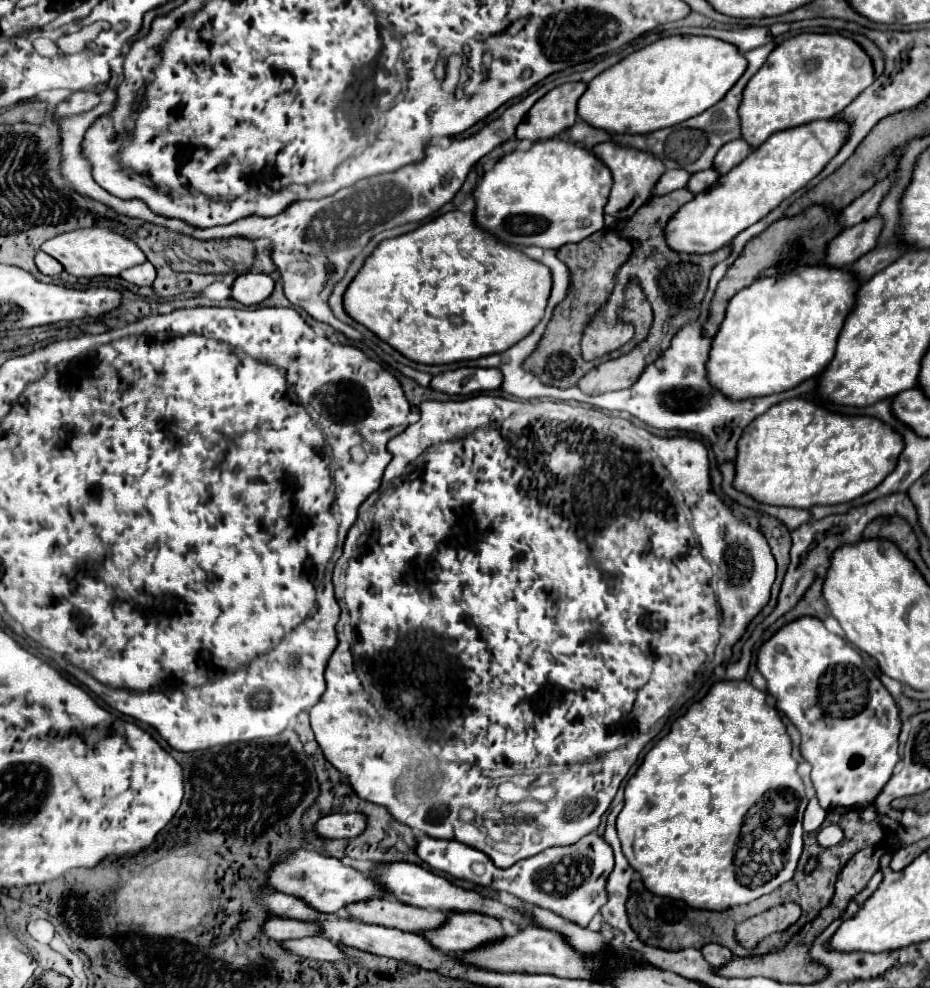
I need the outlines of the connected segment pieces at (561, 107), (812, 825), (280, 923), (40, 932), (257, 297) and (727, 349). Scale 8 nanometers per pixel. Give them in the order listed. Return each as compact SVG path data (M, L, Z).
M561 84L547 92L539 102L533 104L527 118L519 124L515 136L517 140L547 140L555 138L561 130L573 126L577 114L575 106L579 96L585 92L587 84Z
M809 802L811 806L807 806L807 812L805 812L805 818L803 818L803 824L805 824L805 830L811 832L811 830L817 830L821 828L827 812L825 810L817 810L817 802Z
M271 916L263 924L263 932L271 940L291 940L291 938L317 936L319 934L319 928L315 924L309 924L309 922L299 922L299 920Z
M31 920L27 924L27 932L37 940L37 942L43 942L43 944L49 944L51 938L53 938L53 924L49 920Z
M247 272L237 276L231 286L231 298L243 306L255 306L273 292L273 280L263 272Z
M823 264L799 266L789 274L761 278L749 288L743 288L731 298L731 304L727 304L727 316L711 342L707 360L707 378L711 380L711 386L729 400L749 400L791 390L819 374L835 354L837 336L853 306L857 288L857 280L847 270L835 270Z

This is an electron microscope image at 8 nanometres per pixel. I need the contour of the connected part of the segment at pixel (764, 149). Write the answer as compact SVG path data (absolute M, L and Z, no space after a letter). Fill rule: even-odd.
M819 120L775 132L763 146L755 148L743 164L723 174L707 192L699 192L691 202L679 208L679 214L675 214L667 222L667 228L663 228L667 246L675 252L691 254L709 254L723 248L731 238L759 222L785 198L815 178L839 152L845 138L847 124L837 120Z

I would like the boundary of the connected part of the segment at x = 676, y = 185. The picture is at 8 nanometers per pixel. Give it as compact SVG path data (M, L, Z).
M675 168L675 170L667 170L657 182L655 182L655 188L653 188L653 196L663 196L663 192L673 192L673 190L679 190L687 184L689 180L689 174L681 168Z

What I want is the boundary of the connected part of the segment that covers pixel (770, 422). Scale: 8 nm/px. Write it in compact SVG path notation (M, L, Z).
M793 398L757 416L739 438L733 488L761 504L803 508L851 502L883 480L903 450L903 440L871 416L833 414Z

